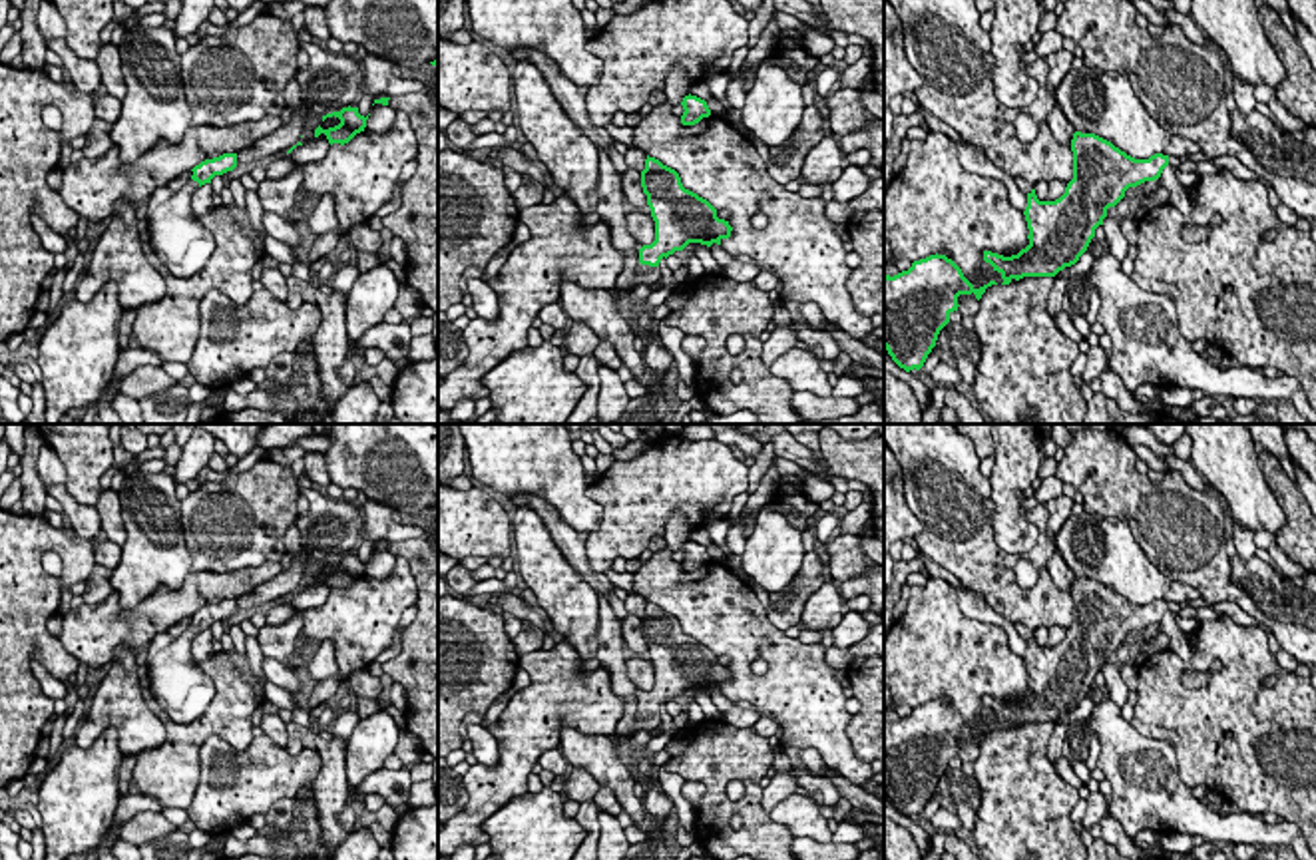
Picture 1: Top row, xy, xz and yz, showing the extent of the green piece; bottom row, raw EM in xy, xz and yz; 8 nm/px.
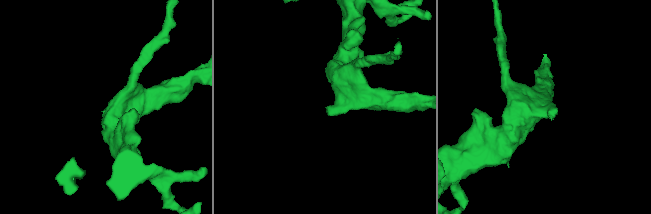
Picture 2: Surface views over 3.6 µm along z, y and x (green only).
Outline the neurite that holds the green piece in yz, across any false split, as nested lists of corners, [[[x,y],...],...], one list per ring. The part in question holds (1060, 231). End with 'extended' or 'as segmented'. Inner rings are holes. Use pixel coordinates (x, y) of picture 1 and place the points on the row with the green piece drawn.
[[[1075,131],[1071,151],[1073,179],[1059,199],[1039,201],[1035,189],[1027,193],[1023,215],[1029,245],[1011,257],[984,251],[984,261],[1001,275],[1001,285],[1023,277],[1055,277],[1075,265],[1103,225],[1107,209],[1129,187],[1159,179],[1169,165],[1169,155],[1135,159],[1095,133]]]; as segmented

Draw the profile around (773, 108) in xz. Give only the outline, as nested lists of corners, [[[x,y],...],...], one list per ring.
[[[763,60],[741,109],[747,129],[768,147],[778,147],[794,133],[802,113],[802,86],[780,66]]]

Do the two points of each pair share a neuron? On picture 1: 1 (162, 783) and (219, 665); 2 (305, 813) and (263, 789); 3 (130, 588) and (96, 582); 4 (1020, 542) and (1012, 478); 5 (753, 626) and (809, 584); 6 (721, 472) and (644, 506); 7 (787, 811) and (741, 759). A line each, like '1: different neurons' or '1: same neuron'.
1: same neuron
2: different neurons
3: different neurons
4: same neuron
5: different neurons
6: same neuron
7: different neurons

